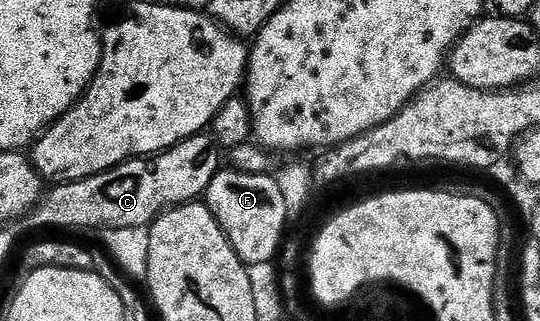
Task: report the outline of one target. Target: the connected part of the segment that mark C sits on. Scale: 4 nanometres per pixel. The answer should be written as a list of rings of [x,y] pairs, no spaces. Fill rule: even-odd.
[[[200,133],[158,155],[128,159],[88,179],[52,186],[27,212],[25,223],[31,227],[76,227],[92,233],[103,228],[146,228],[172,207],[198,200],[220,169],[219,144],[210,134]]]

